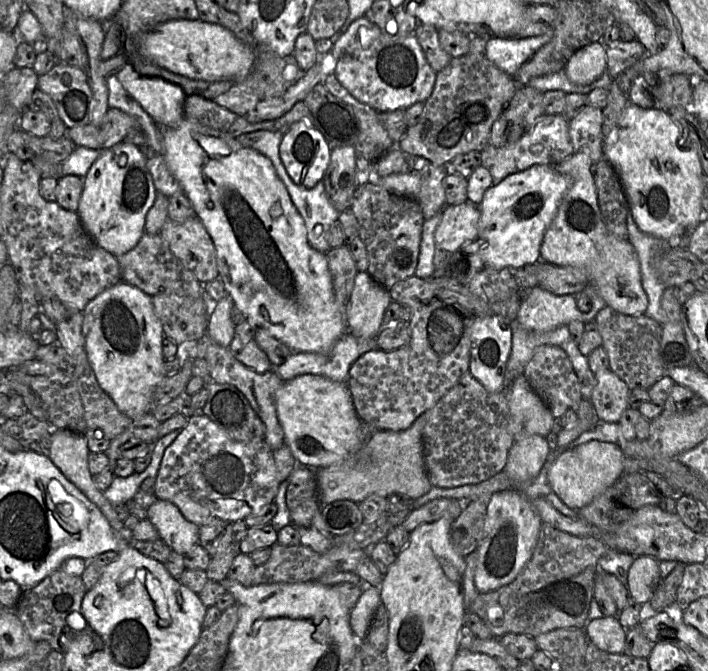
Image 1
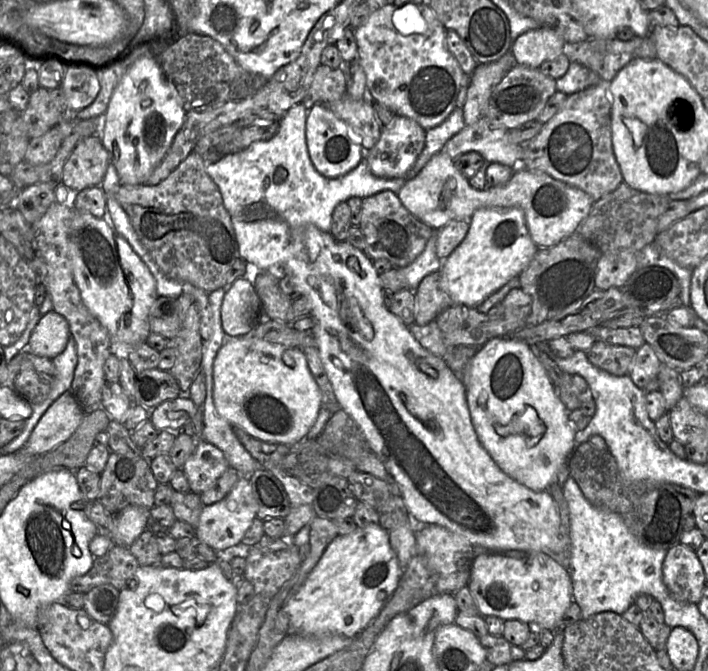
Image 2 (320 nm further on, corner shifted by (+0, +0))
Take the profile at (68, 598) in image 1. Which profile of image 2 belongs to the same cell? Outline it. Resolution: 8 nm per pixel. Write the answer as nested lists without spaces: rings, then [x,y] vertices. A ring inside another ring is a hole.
[[[110,584],[99,585],[85,594],[83,609],[96,621],[108,625],[113,619],[120,591]]]

